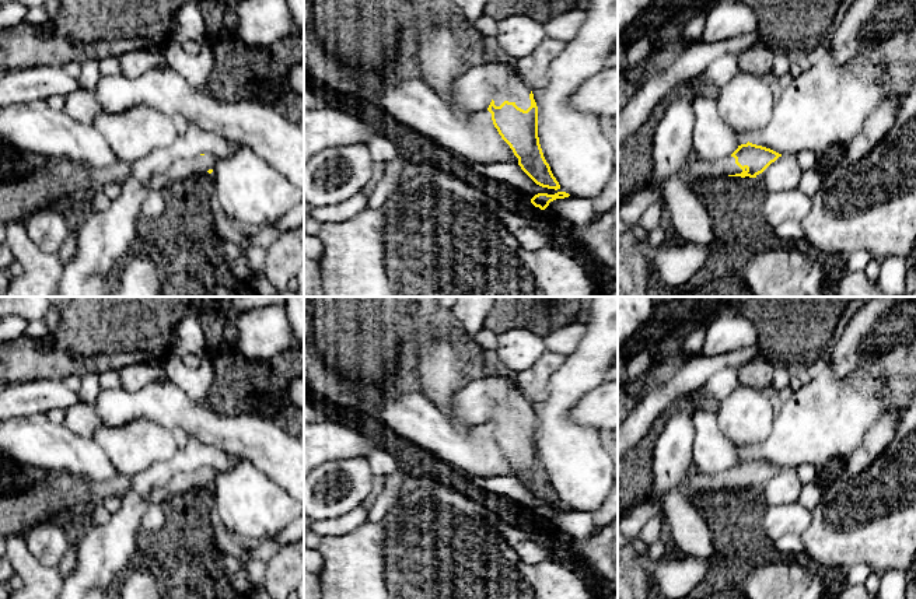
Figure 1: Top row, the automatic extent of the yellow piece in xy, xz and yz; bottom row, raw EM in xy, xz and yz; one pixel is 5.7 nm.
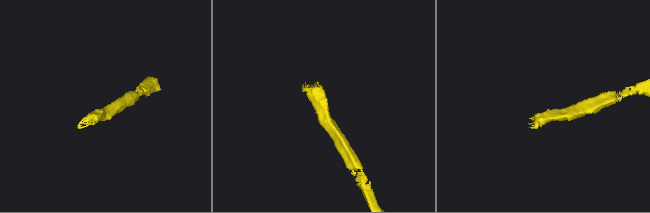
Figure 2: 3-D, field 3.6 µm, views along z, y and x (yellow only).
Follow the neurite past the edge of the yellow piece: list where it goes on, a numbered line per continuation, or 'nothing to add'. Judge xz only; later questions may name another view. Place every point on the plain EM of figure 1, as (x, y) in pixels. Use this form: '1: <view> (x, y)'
1: xz (516, 405)

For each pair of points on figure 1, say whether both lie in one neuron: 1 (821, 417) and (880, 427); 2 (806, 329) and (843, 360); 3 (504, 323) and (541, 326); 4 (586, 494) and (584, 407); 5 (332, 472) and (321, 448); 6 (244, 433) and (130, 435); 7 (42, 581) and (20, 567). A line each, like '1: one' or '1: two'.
1: two
2: two
3: one
4: two
5: two
6: two
7: one

